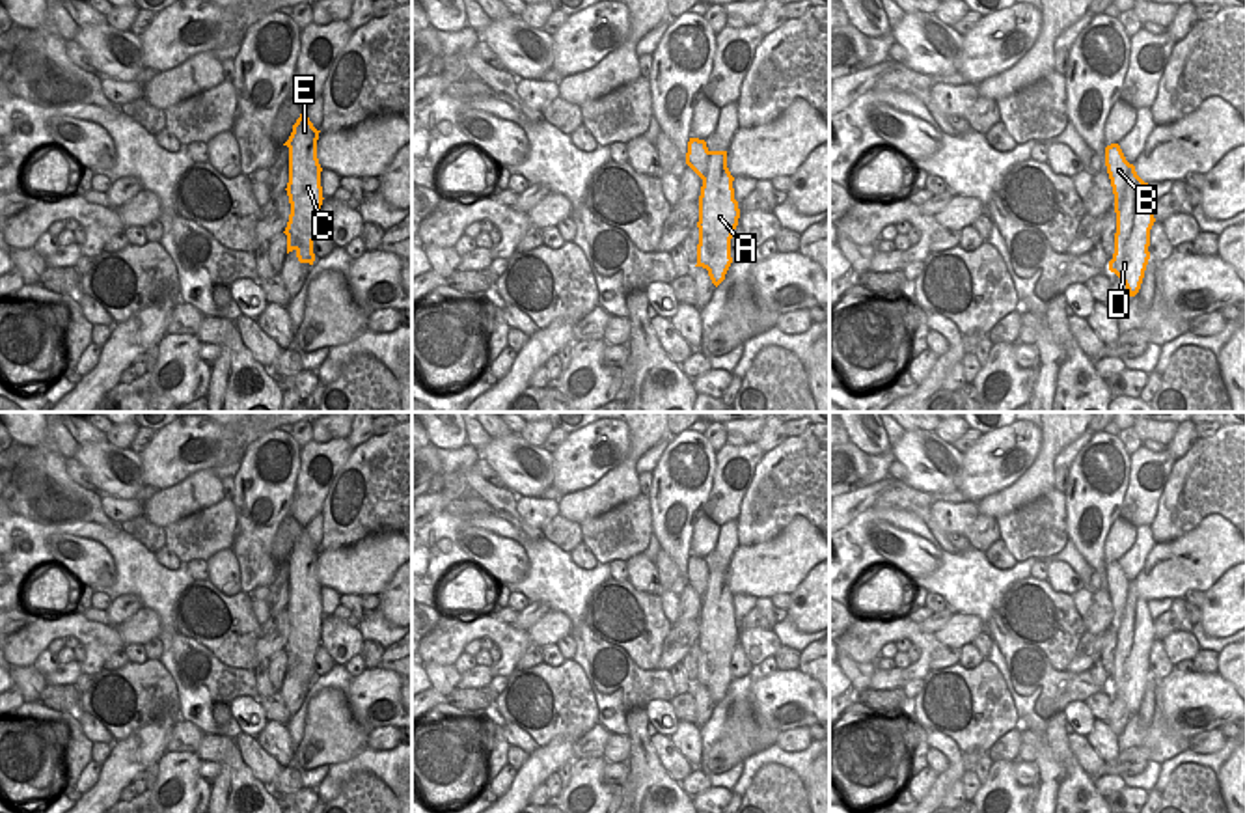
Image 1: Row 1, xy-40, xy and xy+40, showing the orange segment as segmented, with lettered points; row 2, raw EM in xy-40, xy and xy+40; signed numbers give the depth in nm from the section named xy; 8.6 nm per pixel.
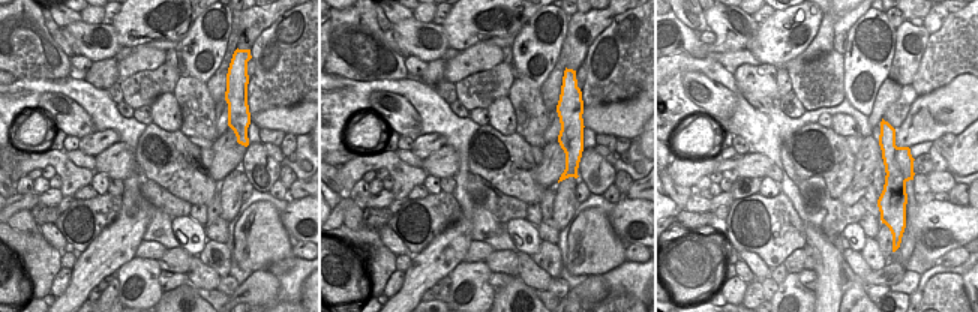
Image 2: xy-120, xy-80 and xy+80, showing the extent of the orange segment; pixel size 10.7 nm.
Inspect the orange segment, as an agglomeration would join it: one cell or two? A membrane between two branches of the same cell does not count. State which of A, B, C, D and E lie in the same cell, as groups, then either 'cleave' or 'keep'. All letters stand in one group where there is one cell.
groups A B C D E; keep

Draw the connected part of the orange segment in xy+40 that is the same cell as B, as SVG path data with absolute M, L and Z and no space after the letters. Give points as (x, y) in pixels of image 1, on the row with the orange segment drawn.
M1118 144L1105 147L1105 166L1116 213L1115 254L1109 270L1124 282L1129 296L1135 296L1150 259L1150 229L1156 222L1154 201L1148 194L1148 183L1137 175Z

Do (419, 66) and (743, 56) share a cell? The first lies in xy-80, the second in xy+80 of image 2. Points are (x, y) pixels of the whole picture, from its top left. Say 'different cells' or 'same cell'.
different cells

